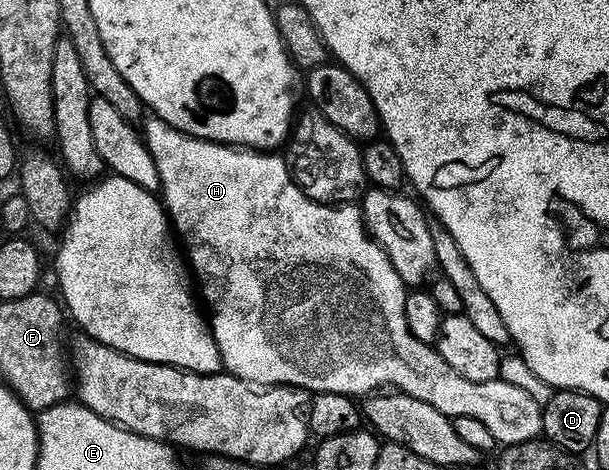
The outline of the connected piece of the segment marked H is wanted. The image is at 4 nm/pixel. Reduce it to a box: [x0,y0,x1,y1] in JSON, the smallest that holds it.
[142,117,543,444]

